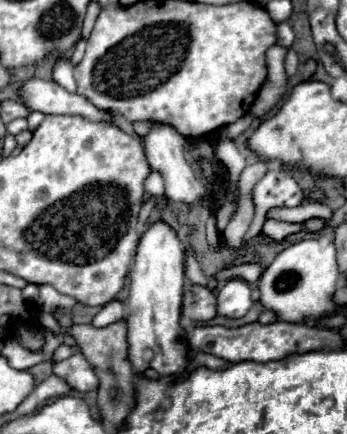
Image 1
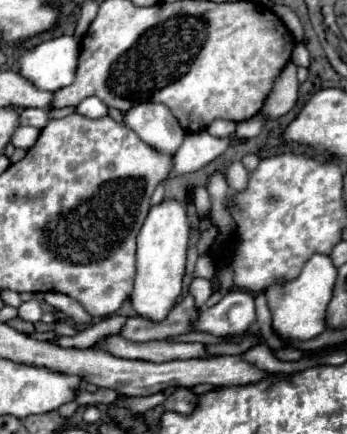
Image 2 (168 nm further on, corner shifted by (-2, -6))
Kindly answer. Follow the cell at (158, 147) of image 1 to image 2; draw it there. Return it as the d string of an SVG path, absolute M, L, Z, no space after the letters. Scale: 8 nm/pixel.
M142 102L124 112L124 124L132 128L150 148L170 156L176 154L186 136L172 112L154 102Z

